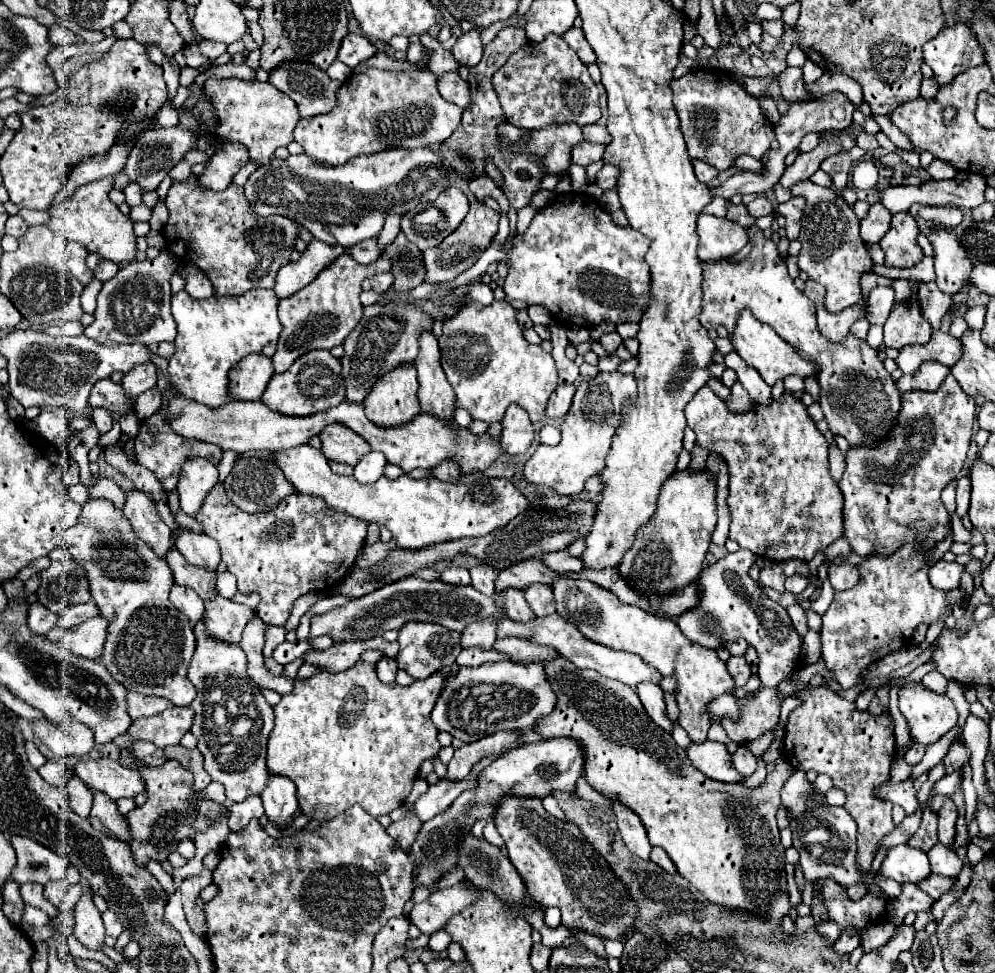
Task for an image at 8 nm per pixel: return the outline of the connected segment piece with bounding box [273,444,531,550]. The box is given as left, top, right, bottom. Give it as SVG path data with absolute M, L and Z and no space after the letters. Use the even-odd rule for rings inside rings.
M303 444L301 448L293 448L289 452L279 452L273 456L273 462L283 468L287 480L301 494L315 494L325 498L325 502L335 508L349 512L365 522L377 522L379 526L387 526L401 548L423 548L429 544L439 544L447 540L459 538L477 538L485 536L497 528L507 526L515 516L529 510L529 500L521 494L513 482L505 478L489 478L479 470L459 476L459 482L441 482L437 478L413 480L403 474L397 480L383 476L377 484L357 484L353 476L339 476L331 472L325 456Z

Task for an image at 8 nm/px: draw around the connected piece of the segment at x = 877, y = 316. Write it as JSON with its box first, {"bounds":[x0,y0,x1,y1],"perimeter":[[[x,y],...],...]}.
{"bounds":[867,286,893,324],"perimeter":[[[877,286],[875,290],[871,290],[867,302],[867,320],[871,324],[885,324],[891,308],[893,308],[893,288]]]}

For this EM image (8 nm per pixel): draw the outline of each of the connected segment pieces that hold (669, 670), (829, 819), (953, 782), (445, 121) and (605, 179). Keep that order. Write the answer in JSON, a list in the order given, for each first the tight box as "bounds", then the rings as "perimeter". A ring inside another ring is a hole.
[{"bounds":[553,578,735,742],"perimeter":[[[561,578],[557,580],[557,584],[553,584],[553,592],[557,614],[573,622],[585,638],[597,644],[605,644],[607,648],[613,650],[637,654],[651,668],[661,672],[661,676],[675,676],[677,678],[675,698],[681,712],[677,724],[687,730],[693,742],[703,742],[707,738],[711,722],[707,704],[723,694],[735,696],[733,676],[729,674],[725,662],[717,656],[715,650],[703,648],[701,644],[687,640],[671,618],[657,616],[641,608],[633,608],[629,604],[621,604],[617,596],[609,596],[609,592],[597,588],[597,584],[595,586],[589,584],[589,580]]]},{"bounds":[781,772,881,892],"perimeter":[[[793,772],[781,788],[781,802],[785,808],[791,810],[789,820],[791,820],[791,830],[793,830],[793,848],[797,848],[797,852],[801,854],[799,864],[801,864],[803,876],[809,882],[817,880],[819,876],[829,876],[845,886],[865,880],[869,884],[869,892],[881,892],[877,886],[871,884],[869,874],[859,874],[855,868],[855,854],[857,854],[855,820],[845,812],[845,808],[823,804],[823,796],[811,798],[809,788],[811,784],[807,782],[805,772]]]},{"bounds":[933,772,957,796],"perimeter":[[[955,772],[943,776],[939,782],[933,784],[933,792],[945,794],[945,796],[951,796],[953,794],[953,788],[957,788],[957,774]]]},{"bounds":[295,72,463,164],"perimeter":[[[353,72],[337,92],[337,106],[321,116],[301,118],[295,140],[315,160],[345,164],[359,154],[373,154],[389,148],[435,148],[443,144],[461,124],[463,110],[447,102],[437,90],[437,76],[423,72]]]},{"bounds":[595,164,621,190],"perimeter":[[[605,164],[605,166],[597,172],[597,176],[595,176],[595,184],[597,184],[601,190],[613,190],[613,188],[617,188],[619,172],[621,172],[619,168]]]}]

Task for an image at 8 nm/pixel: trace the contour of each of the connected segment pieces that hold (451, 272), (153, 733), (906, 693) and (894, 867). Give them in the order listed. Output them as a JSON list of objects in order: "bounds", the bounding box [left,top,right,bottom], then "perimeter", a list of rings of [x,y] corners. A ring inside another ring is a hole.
[{"bounds":[423,202,499,284],"perimeter":[[[473,202],[469,216],[465,216],[465,224],[453,232],[447,240],[443,240],[437,248],[427,248],[423,252],[423,262],[425,262],[425,282],[427,284],[443,284],[455,280],[463,270],[471,268],[481,252],[491,244],[493,236],[497,234],[497,224],[499,224],[499,214],[485,206],[483,202]]]},{"bounds":[113,706,193,748],"perimeter":[[[173,706],[157,716],[135,720],[131,728],[123,736],[117,736],[113,742],[119,748],[125,748],[129,742],[135,740],[151,740],[159,748],[177,746],[185,736],[185,732],[191,730],[191,724],[193,724],[193,710],[189,706],[185,708]]]},{"bounds":[899,682,957,744],"perimeter":[[[907,682],[899,690],[899,710],[907,720],[911,738],[933,744],[957,724],[957,710],[949,696],[935,694],[921,682]]]},{"bounds":[881,844,931,884],"perimeter":[[[901,844],[889,850],[881,866],[881,872],[901,884],[905,882],[917,884],[927,876],[931,876],[931,864],[923,850],[911,848],[909,844]]]}]

